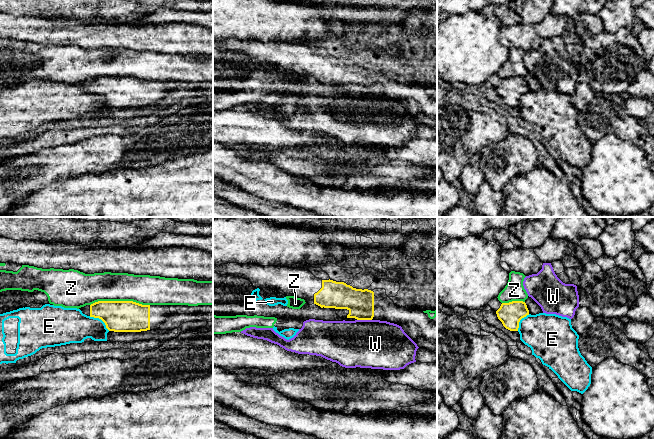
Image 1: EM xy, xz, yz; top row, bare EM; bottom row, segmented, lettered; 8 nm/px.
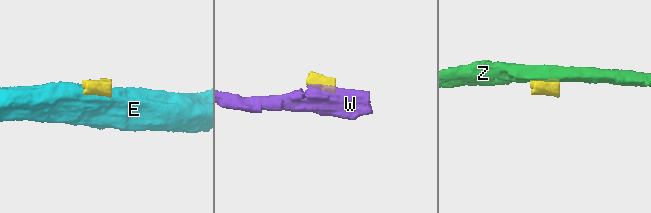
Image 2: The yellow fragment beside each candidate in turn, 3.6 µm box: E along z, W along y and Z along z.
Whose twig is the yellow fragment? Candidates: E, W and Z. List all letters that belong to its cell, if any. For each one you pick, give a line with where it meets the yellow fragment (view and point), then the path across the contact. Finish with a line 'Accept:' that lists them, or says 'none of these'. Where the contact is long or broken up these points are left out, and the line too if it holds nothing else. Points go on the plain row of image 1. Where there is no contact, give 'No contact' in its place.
Accept: none of these

